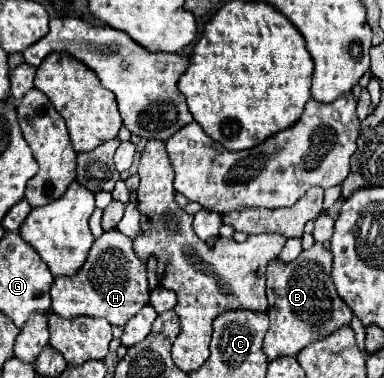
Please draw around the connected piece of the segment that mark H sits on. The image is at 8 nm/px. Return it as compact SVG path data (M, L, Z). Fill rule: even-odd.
M117 228L103 232L95 238L89 258L75 276L57 276L51 286L51 310L63 318L93 316L105 318L111 324L125 326L149 302L147 262L133 250L133 240L121 234Z

